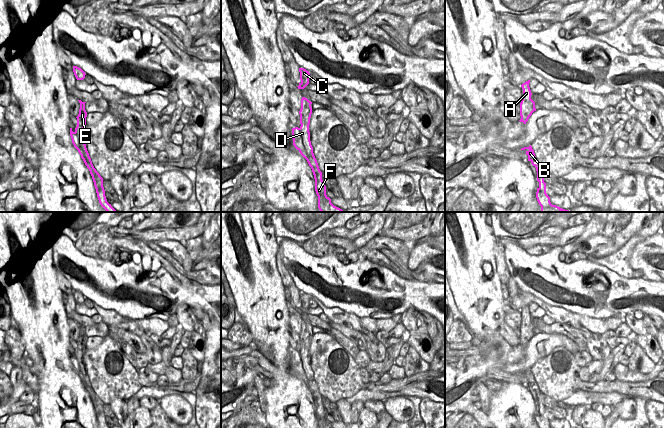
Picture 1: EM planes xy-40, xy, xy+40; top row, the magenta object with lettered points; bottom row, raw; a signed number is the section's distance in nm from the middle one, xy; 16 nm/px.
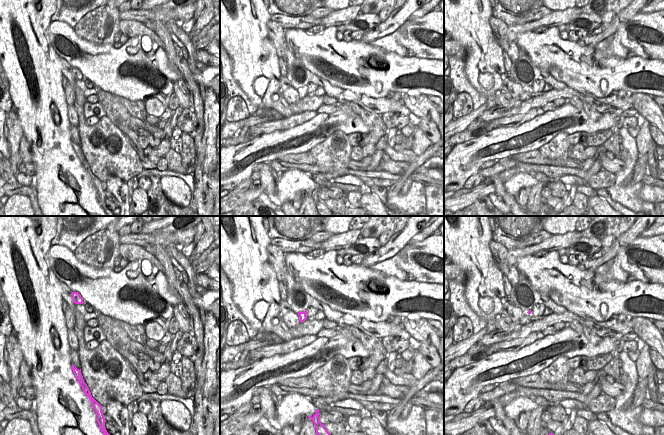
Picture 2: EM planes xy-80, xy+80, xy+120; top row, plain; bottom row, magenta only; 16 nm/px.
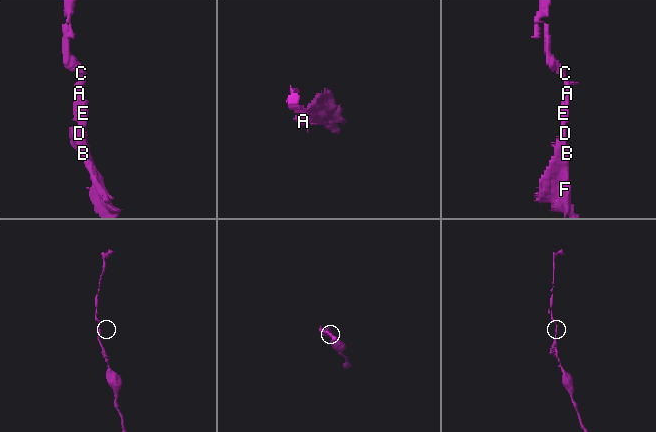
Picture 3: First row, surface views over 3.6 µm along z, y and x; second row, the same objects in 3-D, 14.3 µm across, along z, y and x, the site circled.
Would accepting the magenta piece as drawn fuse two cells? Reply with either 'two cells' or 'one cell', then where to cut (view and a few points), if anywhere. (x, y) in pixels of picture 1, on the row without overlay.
one cell; cut none

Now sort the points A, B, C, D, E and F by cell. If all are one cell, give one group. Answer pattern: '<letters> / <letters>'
A B C D E F

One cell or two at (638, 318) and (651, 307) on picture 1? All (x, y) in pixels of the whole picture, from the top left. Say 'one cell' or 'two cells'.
two cells

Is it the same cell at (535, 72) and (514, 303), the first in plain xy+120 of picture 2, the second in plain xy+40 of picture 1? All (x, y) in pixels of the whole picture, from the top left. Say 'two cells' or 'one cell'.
one cell

